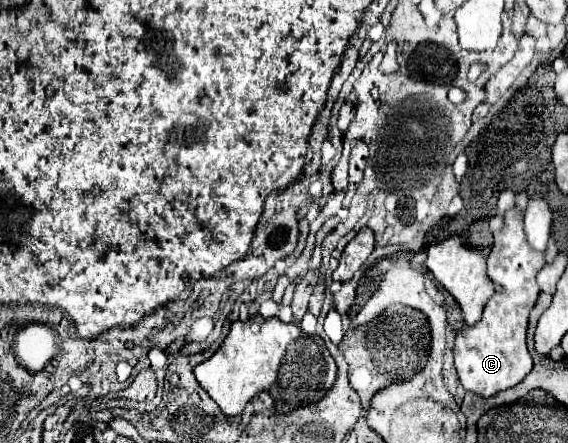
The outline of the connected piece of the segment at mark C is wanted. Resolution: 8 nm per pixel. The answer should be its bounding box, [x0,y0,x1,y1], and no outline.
[454,207,544,397]

